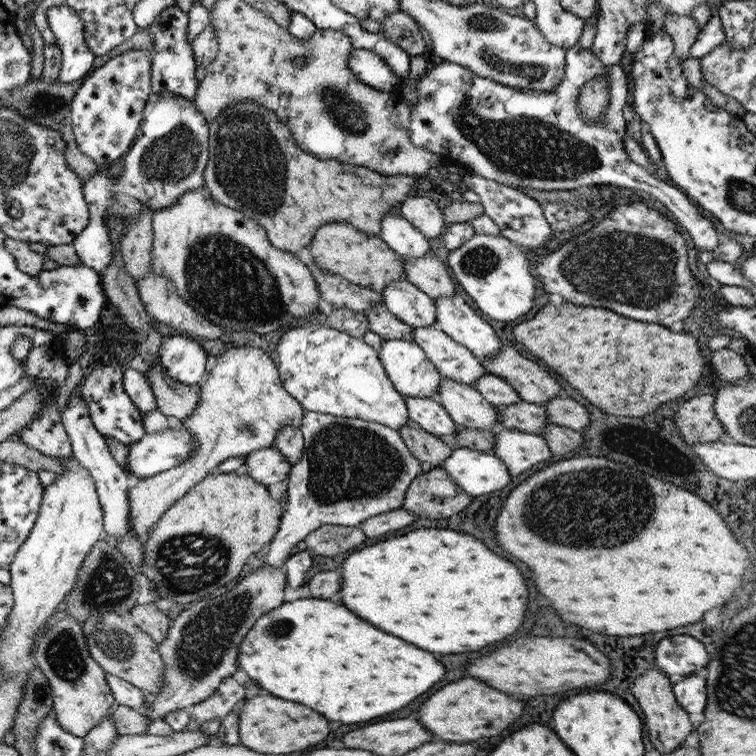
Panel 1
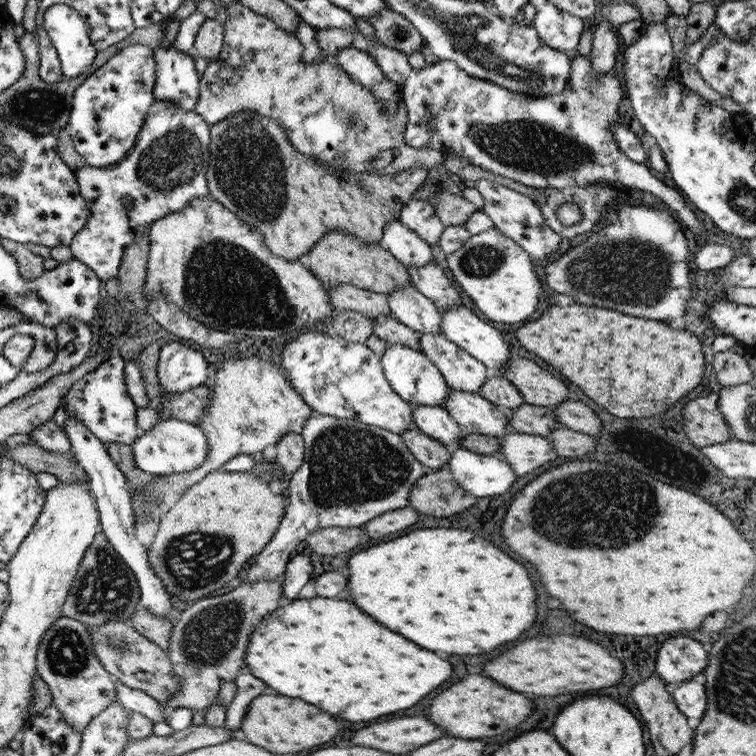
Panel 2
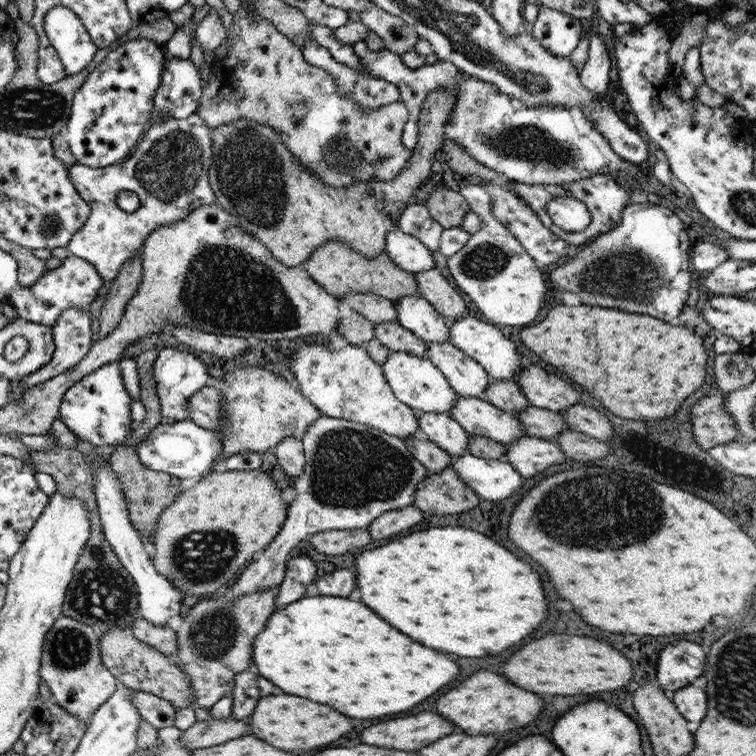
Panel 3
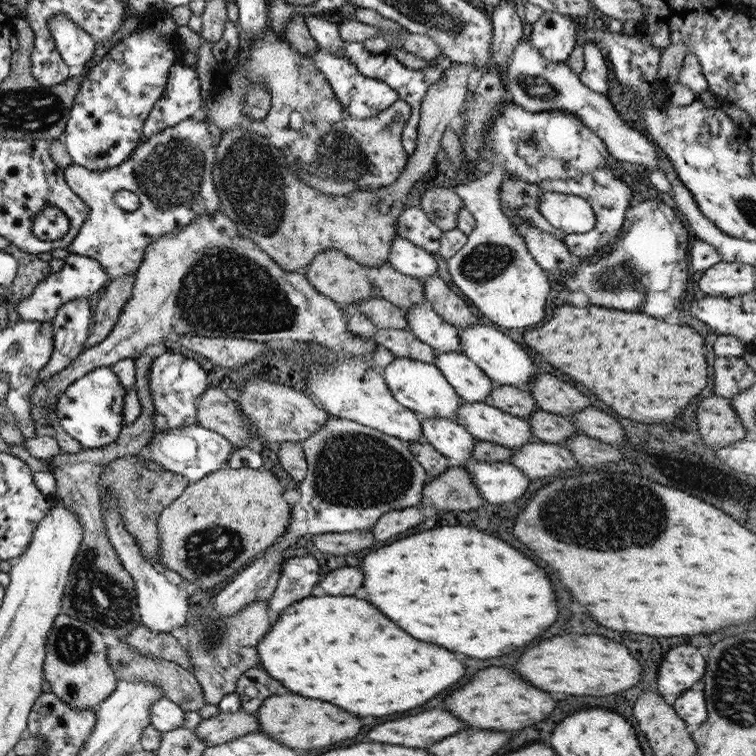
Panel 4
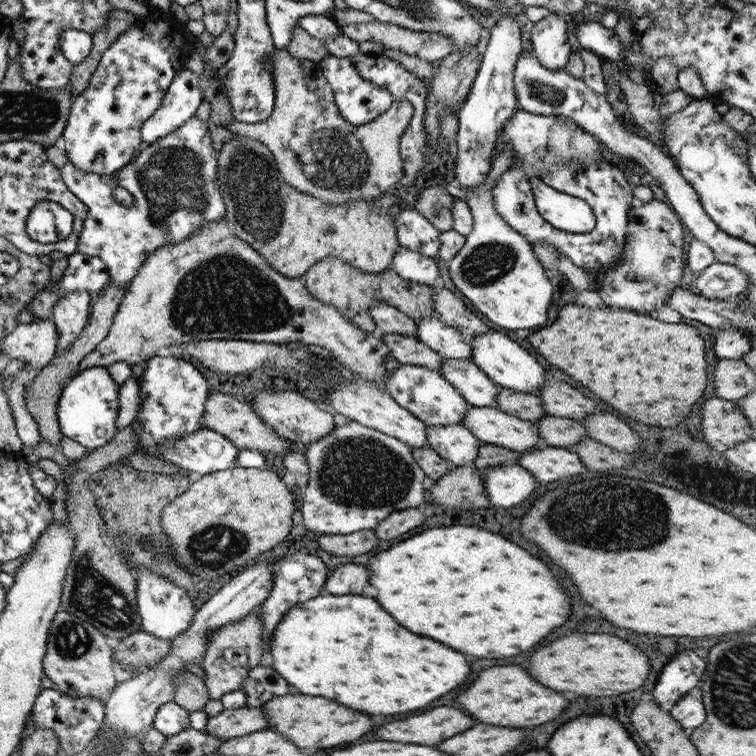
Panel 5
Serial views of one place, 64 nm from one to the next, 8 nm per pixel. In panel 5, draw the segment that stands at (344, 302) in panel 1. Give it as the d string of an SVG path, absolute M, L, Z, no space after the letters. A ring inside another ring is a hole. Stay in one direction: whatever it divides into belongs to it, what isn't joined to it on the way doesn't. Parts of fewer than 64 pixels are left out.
M379 303L366 309L371 319L377 323L375 331L380 334L397 334L418 339L418 326L411 318L393 306Z

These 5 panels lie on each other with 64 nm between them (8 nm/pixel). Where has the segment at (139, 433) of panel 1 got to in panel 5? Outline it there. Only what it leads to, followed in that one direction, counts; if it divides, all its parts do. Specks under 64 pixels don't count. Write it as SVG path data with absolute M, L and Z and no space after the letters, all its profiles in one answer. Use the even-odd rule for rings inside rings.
M91 366L77 371L62 389L56 416L62 436L85 448L96 449L107 444L115 434L118 385L111 380L106 367Z

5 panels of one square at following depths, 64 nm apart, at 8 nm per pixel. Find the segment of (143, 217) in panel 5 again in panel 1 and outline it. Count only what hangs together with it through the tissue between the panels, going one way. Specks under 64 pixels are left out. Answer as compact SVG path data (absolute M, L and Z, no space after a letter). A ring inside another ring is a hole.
M151 92L149 94L141 112L141 122L139 122L135 138L129 150L121 157L123 160L121 171L117 175L111 175L111 173L107 173L107 169L100 167L95 173L89 175L81 185L83 198L88 208L88 221L85 228L75 235L70 244L82 265L102 276L110 266L111 260L114 259L113 245L109 241L111 237L107 234L109 227L107 227L105 216L109 220L111 218L119 220L125 227L125 224L129 224L129 219L137 222L137 218L141 214L141 204L147 206L149 212L153 213L155 210L171 206L185 192L191 192L191 190L197 190L197 188L204 186L202 172L209 160L207 134L207 121L202 114L199 114L193 101L187 102L185 98L181 98L177 94L167 94L167 92Z

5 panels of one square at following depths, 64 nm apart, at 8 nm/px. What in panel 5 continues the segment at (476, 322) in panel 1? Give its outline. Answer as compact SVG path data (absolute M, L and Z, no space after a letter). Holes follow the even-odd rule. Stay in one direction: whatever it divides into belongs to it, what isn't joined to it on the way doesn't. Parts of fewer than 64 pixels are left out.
M489 330L485 334L481 332L479 336L475 336L469 345L471 345L471 362L478 366L479 370L483 371L483 374L486 374L487 378L490 378L499 388L529 395L541 391L541 386L545 382L543 366L535 360L533 354L519 348L507 336L499 334L497 330Z

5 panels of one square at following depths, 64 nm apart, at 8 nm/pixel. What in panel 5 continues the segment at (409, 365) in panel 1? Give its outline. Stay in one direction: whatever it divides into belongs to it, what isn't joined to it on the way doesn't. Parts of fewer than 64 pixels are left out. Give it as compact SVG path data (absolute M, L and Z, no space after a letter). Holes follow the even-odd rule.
M400 364L397 368L387 371L385 386L386 392L398 406L408 410L426 426L461 425L465 416L468 404L437 370Z

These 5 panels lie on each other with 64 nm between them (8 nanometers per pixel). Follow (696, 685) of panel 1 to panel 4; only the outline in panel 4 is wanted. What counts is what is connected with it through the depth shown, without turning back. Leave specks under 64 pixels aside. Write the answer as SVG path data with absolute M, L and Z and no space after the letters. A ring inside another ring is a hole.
M683 690L672 702L675 714L685 722L689 736L698 729L699 724L705 720L705 702L701 690Z

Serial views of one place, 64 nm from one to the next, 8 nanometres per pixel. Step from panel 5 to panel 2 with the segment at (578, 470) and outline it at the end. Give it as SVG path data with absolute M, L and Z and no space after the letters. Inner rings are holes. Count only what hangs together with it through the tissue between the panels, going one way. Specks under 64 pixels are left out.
M512 431L500 439L497 456L509 464L515 475L525 476L528 472L531 474L531 472L539 470L541 466L549 466L551 462L557 460L558 454L553 450L553 445L551 445L547 438Z

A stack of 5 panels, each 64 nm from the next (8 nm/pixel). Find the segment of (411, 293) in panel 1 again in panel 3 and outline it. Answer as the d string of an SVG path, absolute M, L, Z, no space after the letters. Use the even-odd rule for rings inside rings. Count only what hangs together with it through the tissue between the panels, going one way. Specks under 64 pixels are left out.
M421 296L402 297L399 301L393 301L393 304L398 314L398 324L416 338L424 343L449 343L450 331L447 320Z

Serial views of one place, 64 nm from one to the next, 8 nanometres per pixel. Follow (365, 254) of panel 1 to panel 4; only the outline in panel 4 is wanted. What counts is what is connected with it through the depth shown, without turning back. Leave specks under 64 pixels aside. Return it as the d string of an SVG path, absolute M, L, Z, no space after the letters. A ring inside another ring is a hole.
M325 250L313 258L303 274L309 285L318 294L332 301L337 308L357 305L359 302L370 300L370 298L391 302L392 306L404 311L414 305L427 306L423 282L399 274L390 266L389 262L371 269L357 265L354 260L339 253L339 250Z

